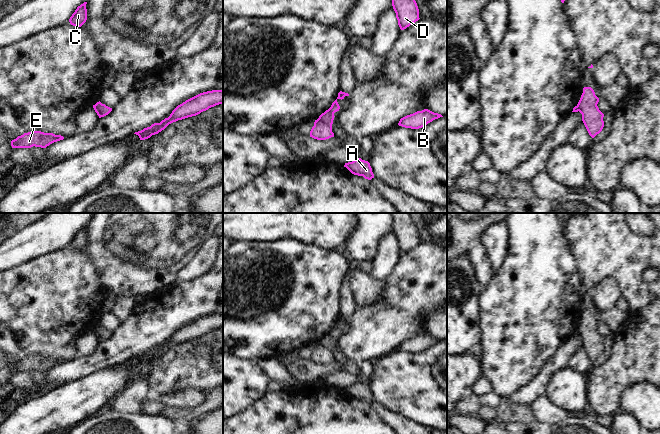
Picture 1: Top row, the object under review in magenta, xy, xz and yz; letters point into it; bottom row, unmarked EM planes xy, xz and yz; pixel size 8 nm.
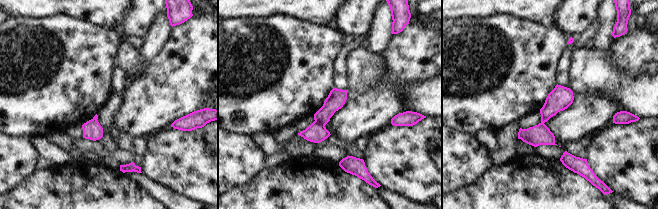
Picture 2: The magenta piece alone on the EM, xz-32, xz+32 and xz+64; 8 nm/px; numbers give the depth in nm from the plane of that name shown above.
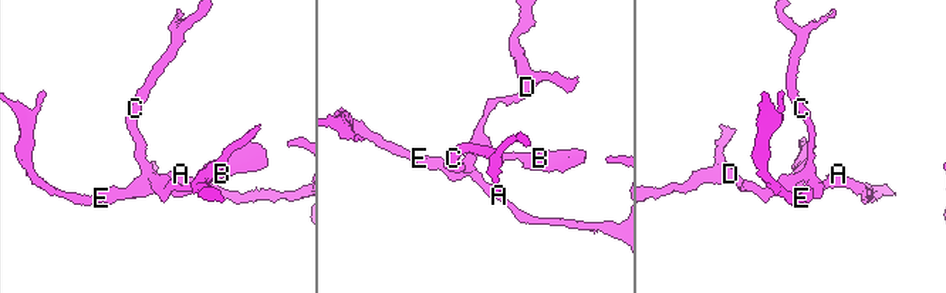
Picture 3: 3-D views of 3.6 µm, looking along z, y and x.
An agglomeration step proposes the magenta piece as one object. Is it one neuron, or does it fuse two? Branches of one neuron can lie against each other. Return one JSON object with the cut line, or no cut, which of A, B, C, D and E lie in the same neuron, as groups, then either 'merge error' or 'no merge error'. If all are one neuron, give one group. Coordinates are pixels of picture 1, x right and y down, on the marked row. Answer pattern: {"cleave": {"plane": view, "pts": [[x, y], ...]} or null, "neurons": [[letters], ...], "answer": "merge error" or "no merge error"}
{"cleave": {"plane": "xz", "pts": [[318, 118], [331, 126]]}, "neurons": [["A", "C", "E"], ["B", "D"]], "answer": "merge error"}

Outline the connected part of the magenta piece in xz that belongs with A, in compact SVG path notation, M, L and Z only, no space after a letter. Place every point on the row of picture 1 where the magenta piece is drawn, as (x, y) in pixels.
M361 158L345 163L344 167L346 167L354 175L363 176L368 180L374 178L370 163L368 161L362 160Z

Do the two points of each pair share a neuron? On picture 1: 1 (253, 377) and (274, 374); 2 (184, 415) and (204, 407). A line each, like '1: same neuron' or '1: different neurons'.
1: different neurons
2: same neuron

